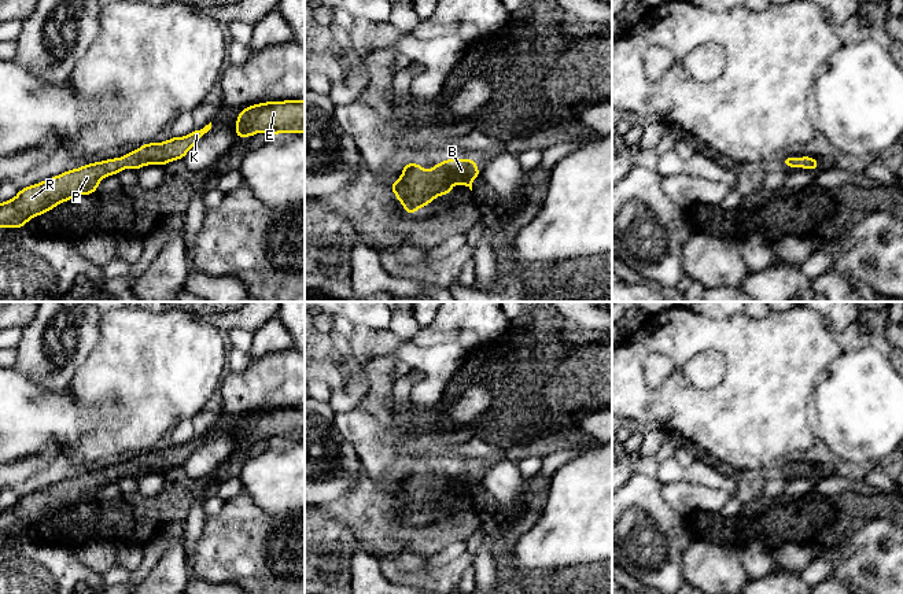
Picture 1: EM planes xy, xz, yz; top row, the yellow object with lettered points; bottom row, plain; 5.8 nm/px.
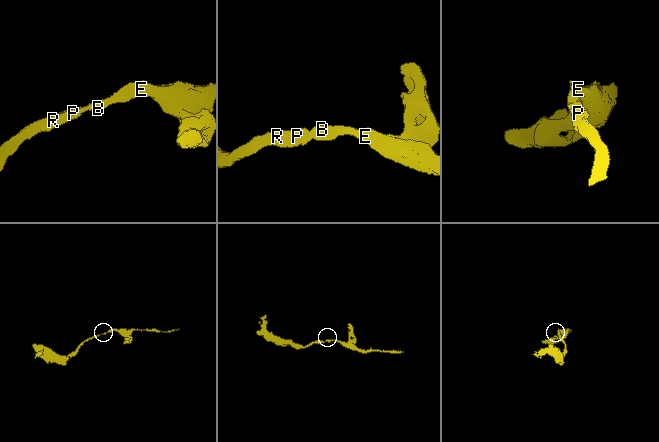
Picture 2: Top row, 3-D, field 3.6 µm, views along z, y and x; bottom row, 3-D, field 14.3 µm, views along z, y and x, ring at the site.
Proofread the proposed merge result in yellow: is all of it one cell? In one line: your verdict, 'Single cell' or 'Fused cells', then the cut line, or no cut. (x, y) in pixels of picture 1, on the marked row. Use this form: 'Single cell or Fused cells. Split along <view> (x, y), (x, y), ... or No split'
Single cell. No split

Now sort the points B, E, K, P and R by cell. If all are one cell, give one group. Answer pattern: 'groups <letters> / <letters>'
groups B E K P R

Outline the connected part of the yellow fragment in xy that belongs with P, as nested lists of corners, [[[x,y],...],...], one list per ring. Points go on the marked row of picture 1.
[[[211,122],[188,136],[148,143],[122,158],[86,163],[80,169],[26,187],[14,199],[0,203],[0,228],[21,229],[30,218],[48,213],[66,200],[95,193],[103,177],[118,174],[125,167],[137,170],[145,165],[165,166],[172,161],[183,159],[210,129]]]

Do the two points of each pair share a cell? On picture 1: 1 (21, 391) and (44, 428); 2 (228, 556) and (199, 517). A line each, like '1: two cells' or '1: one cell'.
1: one cell
2: two cells

